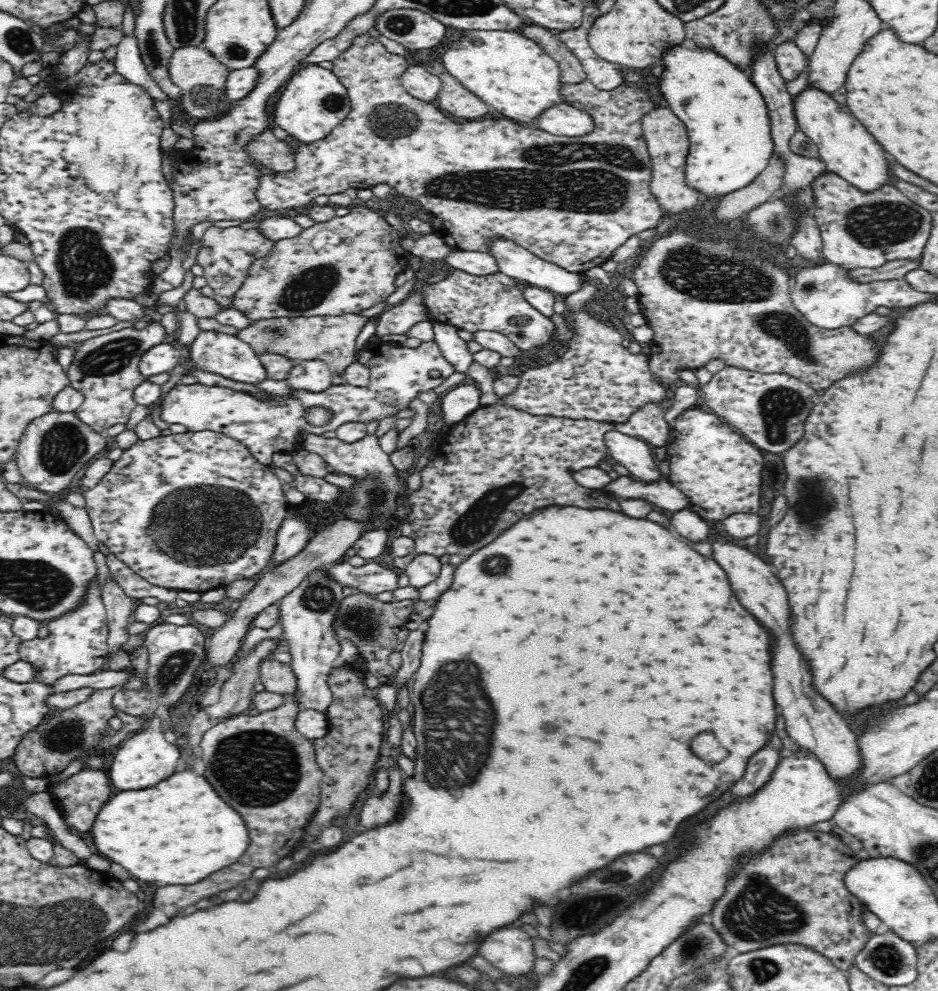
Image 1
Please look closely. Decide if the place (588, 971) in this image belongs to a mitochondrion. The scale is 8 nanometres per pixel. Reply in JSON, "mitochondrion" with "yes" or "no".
{"mitochondrion":"yes"}

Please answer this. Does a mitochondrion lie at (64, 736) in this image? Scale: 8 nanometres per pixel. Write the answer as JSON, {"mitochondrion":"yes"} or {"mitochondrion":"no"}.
{"mitochondrion":"yes"}

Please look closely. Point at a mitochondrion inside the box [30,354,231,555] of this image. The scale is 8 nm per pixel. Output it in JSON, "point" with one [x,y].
{"point":[63,446]}

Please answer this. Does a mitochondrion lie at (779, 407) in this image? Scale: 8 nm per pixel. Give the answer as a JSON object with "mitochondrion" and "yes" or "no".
{"mitochondrion":"yes"}

